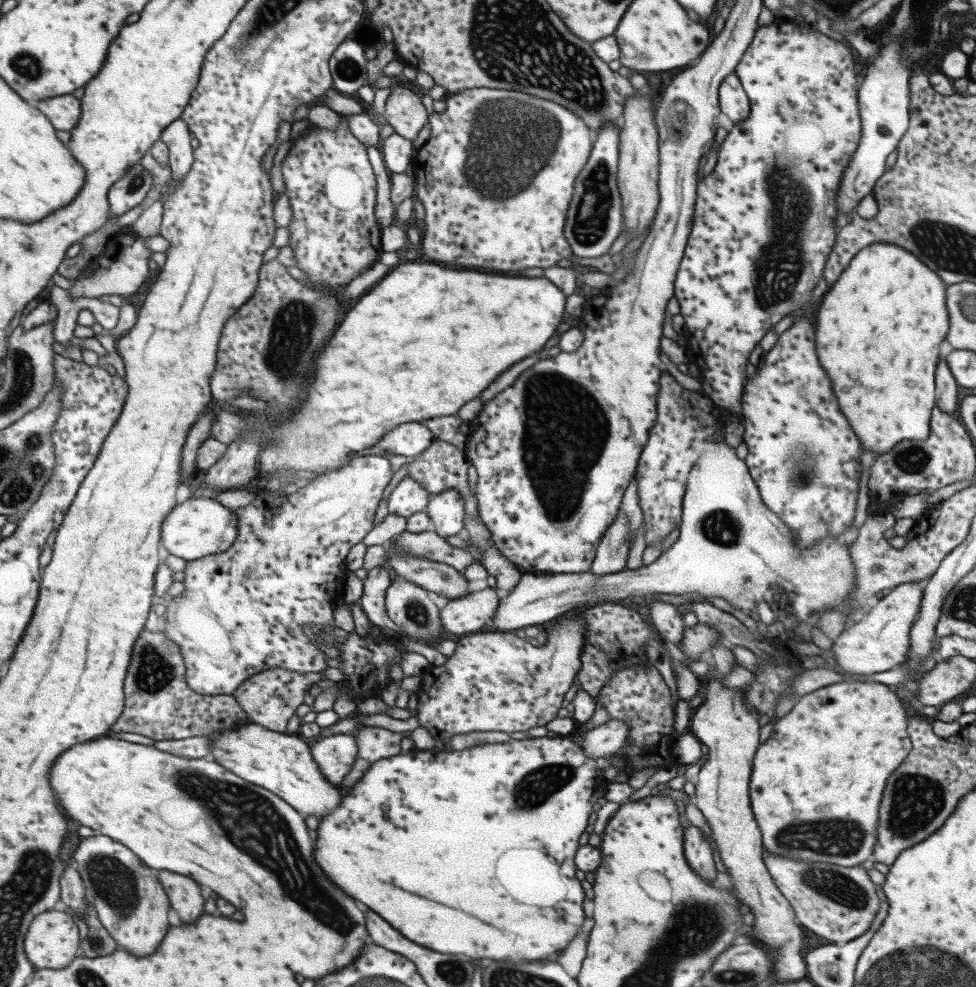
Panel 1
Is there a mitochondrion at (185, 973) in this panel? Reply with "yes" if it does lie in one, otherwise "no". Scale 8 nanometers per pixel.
no

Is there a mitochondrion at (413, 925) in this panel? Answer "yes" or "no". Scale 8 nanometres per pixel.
no

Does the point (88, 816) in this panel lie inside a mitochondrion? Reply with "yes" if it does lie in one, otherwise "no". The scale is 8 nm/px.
no

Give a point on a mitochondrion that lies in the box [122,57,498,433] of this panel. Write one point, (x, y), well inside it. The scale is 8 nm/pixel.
(291, 340)

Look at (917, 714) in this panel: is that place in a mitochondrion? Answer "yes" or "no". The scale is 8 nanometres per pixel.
no

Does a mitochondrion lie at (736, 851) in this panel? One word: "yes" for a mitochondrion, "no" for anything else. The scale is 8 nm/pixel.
no

